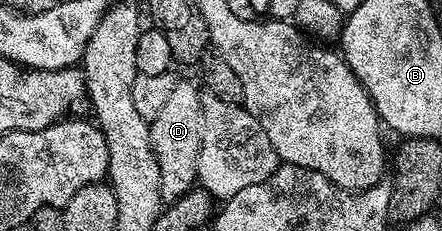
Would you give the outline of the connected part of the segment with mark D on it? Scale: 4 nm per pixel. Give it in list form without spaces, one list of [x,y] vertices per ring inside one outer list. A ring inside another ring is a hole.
[[[177,82],[166,106],[158,118],[150,121],[152,130],[152,149],[158,158],[160,175],[160,199],[164,202],[177,200],[184,196],[197,183],[198,154],[202,146],[202,102],[201,89],[192,84]]]

